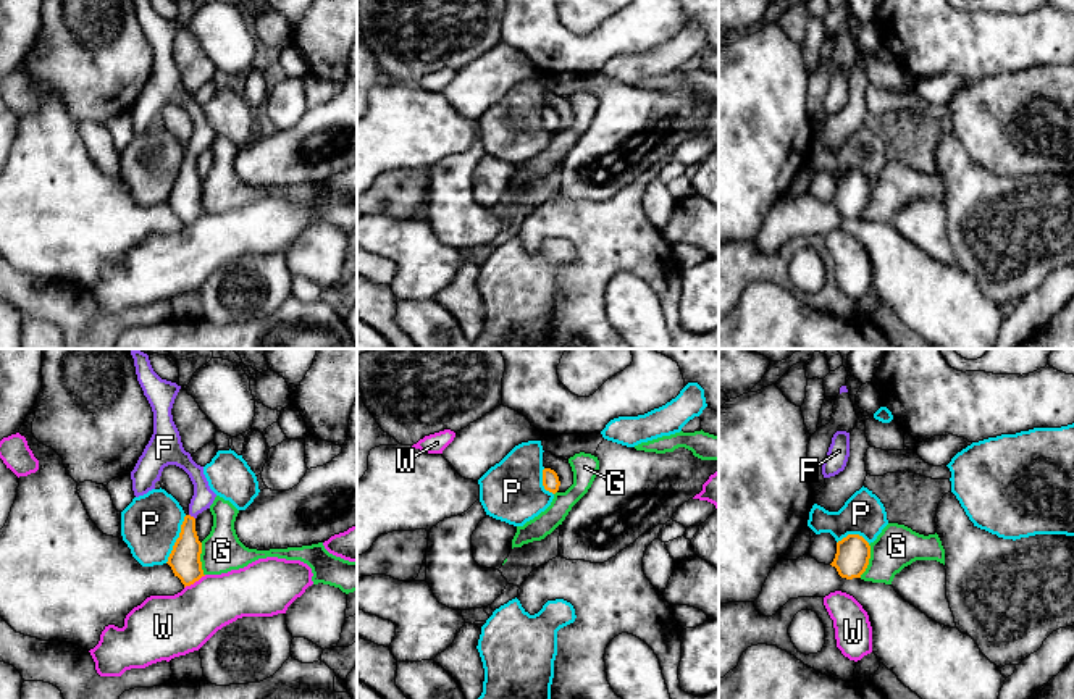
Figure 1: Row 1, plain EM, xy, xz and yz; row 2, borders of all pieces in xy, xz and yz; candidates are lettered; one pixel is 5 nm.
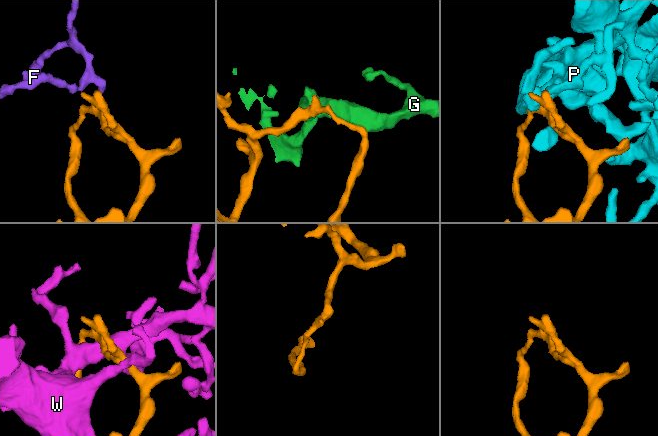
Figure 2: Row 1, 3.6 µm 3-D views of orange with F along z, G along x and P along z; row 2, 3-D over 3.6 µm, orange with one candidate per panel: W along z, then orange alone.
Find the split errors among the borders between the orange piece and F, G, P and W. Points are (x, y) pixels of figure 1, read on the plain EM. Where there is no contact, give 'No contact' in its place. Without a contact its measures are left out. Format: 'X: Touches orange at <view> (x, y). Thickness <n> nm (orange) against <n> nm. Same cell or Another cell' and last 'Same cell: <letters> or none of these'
F: Touches orange at xy (192, 155). Thickness 160 nm (orange) against 100 nm. Same cell
G: Touches orange at yz (868, 199). Thickness 170 nm (orange) against 220 nm. Another cell
P: Touches orange at xy (176, 178). Thickness 160 nm (orange) against 300 nm. Another cell
W: Touches orange at xy (194, 220). Thickness 160 nm (orange) against 300 nm. Another cell
Same cell: F

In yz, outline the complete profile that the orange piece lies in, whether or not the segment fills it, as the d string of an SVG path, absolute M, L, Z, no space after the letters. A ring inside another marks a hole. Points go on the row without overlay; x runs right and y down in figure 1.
M848 173L837 181L837 192L830 203L837 207L841 216L853 218L861 216L869 203L869 197L869 181L859 173Z

